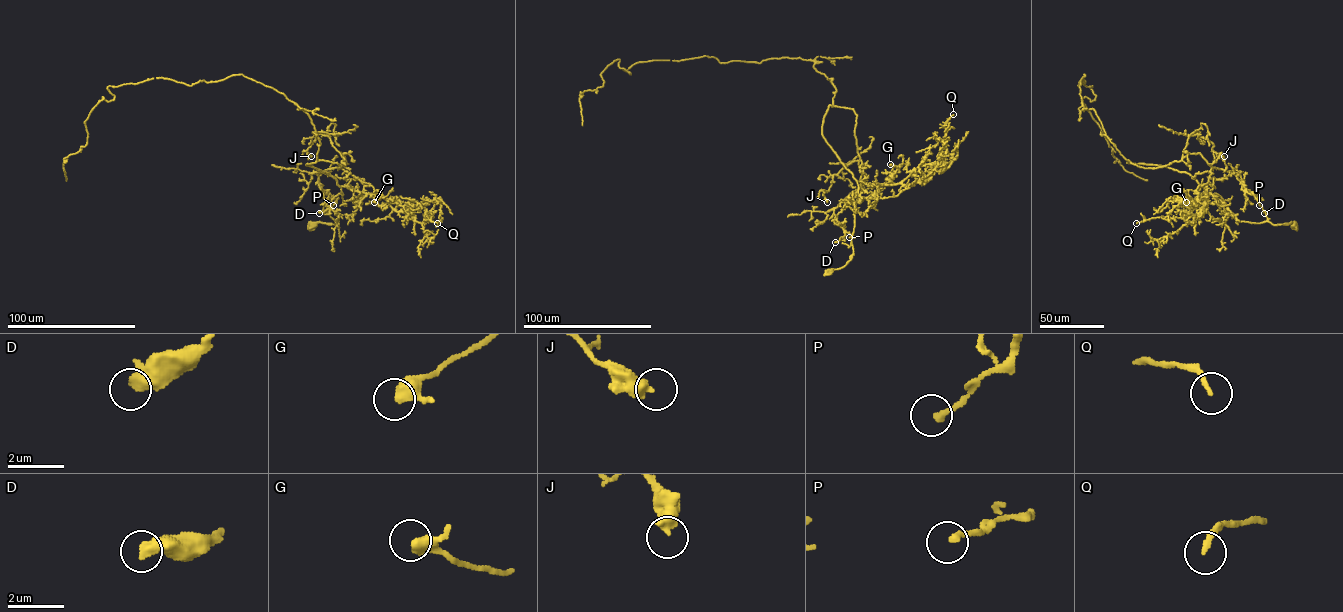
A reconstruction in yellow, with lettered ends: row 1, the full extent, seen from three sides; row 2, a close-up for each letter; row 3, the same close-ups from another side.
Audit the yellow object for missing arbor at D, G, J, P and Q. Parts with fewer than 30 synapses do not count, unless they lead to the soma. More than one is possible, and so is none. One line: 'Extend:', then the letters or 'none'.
Extend: none

